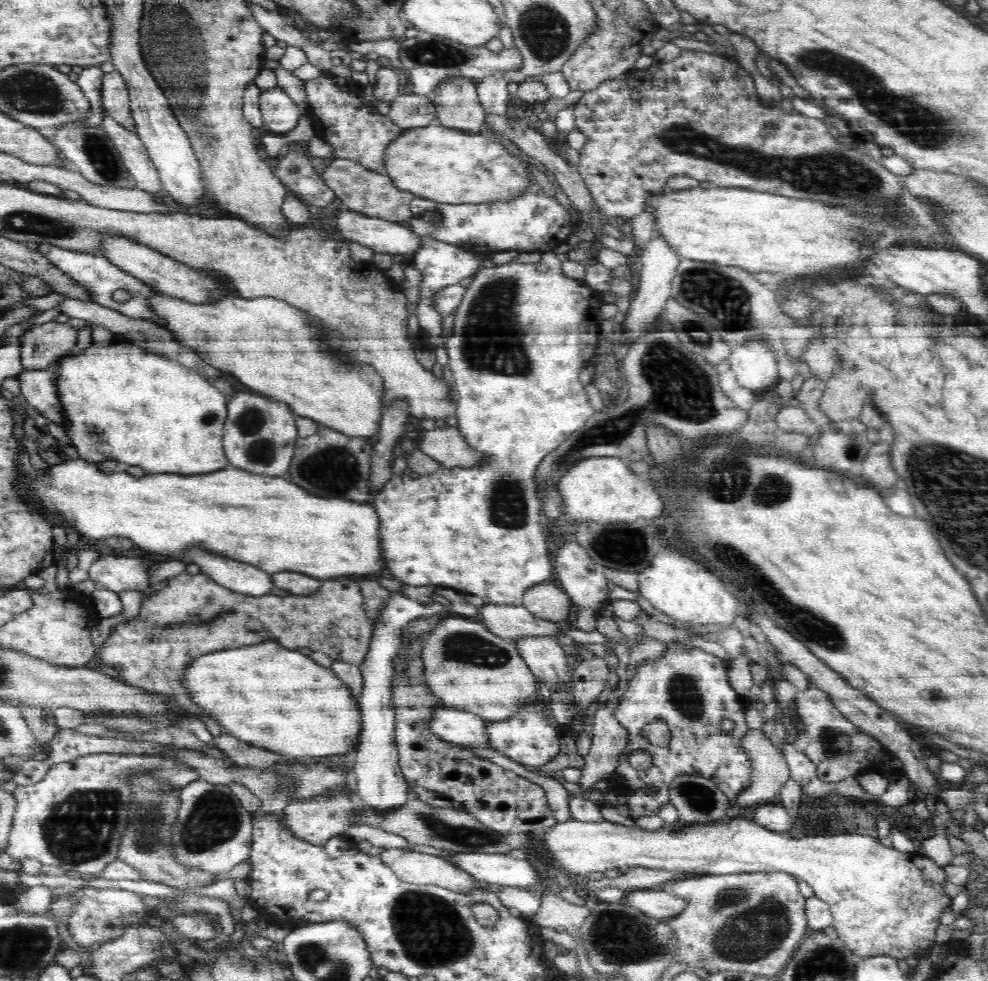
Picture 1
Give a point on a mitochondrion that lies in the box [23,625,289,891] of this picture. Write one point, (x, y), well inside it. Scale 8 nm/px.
(83, 827)

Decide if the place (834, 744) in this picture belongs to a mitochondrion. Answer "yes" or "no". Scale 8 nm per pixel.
yes

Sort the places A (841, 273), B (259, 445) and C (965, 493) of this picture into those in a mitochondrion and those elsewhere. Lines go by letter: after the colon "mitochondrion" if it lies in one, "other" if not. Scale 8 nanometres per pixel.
A: other
B: mitochondrion
C: mitochondrion

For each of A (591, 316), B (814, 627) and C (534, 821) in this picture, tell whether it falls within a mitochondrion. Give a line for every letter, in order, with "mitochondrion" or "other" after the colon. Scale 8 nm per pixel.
A: other
B: mitochondrion
C: other

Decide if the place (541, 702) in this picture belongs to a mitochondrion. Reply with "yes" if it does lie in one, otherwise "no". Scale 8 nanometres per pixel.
no

